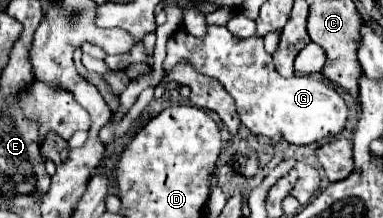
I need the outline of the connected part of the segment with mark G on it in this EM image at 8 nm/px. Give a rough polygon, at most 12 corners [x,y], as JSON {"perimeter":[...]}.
{"perimeter":[[180,26],[164,70],[216,78],[242,124],[306,146],[338,136],[348,106],[312,76],[280,76],[258,36]]}

